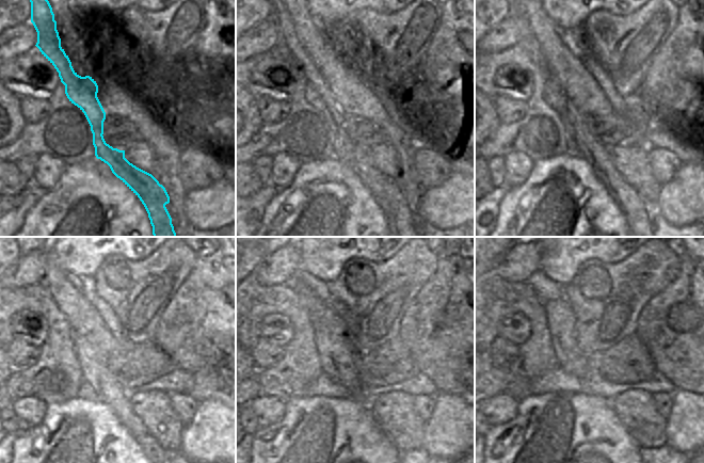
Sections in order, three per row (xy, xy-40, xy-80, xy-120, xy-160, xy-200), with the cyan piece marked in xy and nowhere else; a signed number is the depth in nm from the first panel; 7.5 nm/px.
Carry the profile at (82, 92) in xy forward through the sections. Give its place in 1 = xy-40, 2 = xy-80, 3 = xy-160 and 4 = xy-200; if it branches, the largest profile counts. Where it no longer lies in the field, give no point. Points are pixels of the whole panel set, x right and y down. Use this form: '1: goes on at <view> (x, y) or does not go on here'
1: goes on at xy-40 (386, 191)
2: goes on at xy-80 (582, 143)
3: goes on at xy-160 (347, 377)
4: goes on at xy-200 (587, 371)

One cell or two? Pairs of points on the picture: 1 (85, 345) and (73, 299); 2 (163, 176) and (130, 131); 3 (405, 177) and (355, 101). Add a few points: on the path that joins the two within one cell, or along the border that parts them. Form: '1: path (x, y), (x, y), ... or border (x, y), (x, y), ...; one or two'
1: border (75, 337), (85, 336), (98, 348), (105, 350); two
2: border (126, 118), (137, 128), (142, 139); two
3: path (405, 157), (404, 143), (376, 114); one

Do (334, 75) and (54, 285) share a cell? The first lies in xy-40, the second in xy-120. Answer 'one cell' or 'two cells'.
one cell

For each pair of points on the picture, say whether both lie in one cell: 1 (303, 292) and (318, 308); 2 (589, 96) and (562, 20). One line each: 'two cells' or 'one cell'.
1: one cell
2: two cells

